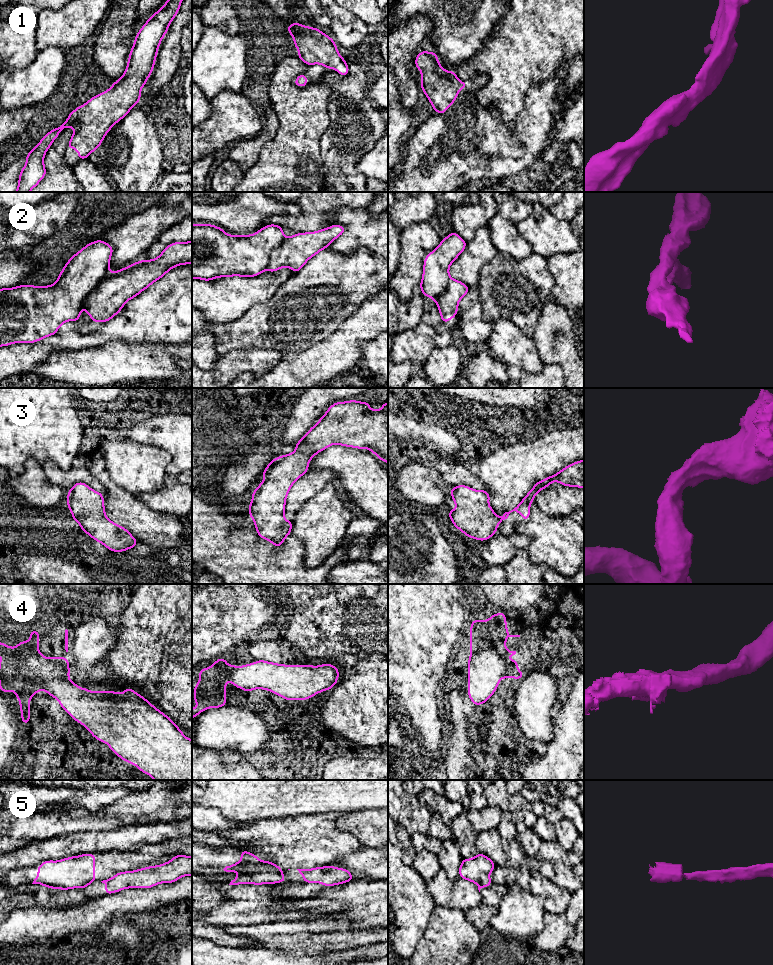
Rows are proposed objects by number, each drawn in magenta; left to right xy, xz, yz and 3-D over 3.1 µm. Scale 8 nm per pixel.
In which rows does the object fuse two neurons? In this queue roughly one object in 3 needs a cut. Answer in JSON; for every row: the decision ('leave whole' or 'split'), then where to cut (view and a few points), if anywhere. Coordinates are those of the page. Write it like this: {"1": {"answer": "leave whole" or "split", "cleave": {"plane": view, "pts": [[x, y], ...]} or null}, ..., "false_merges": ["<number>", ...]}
{"1": {"answer": "leave whole", "cleave": null}, "2": {"answer": "split", "cleave": {"plane": "xy", "pts": [[109, 272], [88, 294], [82, 306]]}}, "3": {"answer": "leave whole", "cleave": null}, "4": {"answer": "leave whole", "cleave": null}, "5": {"answer": "split", "cleave": {"plane": "yz", "pts": [[478, 885], [483, 886]]}}, "false_merges": ["2", "5"]}

